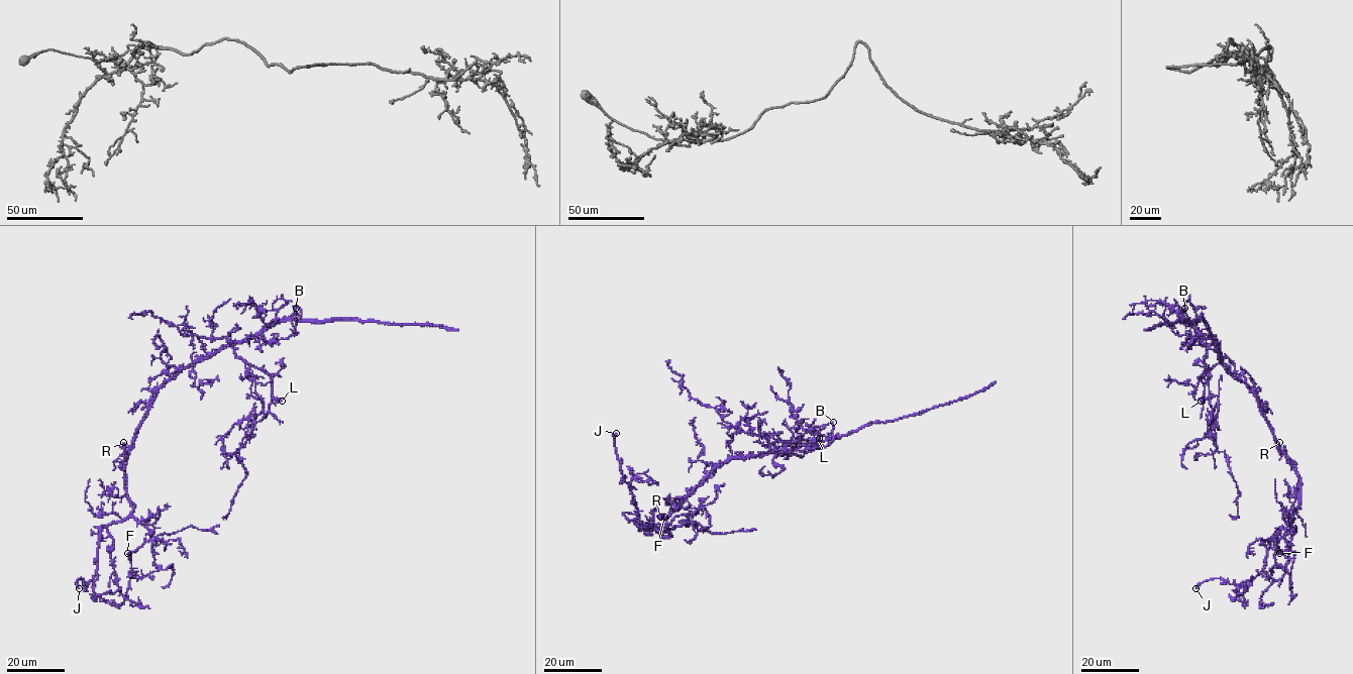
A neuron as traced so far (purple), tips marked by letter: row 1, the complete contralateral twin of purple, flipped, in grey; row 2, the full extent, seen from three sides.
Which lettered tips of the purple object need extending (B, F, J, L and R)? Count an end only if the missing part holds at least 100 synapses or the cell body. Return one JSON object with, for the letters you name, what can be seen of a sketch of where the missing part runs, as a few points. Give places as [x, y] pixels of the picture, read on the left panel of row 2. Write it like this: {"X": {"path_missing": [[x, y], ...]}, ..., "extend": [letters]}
{"extend": []}

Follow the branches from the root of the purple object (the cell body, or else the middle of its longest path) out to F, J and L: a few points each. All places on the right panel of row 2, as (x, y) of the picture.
F: (1242, 381), (1299, 481), (1299, 507), (1277, 541), (1293, 557), (1279, 553)
J: (1242, 381), (1293, 464), (1299, 507), (1291, 526), (1271, 540), (1255, 576), (1239, 585), (1211, 578), (1195, 588)
L: (1242, 381), (1221, 363), (1219, 349), (1211, 344), (1204, 356), (1209, 375), (1209, 397), (1201, 401)

